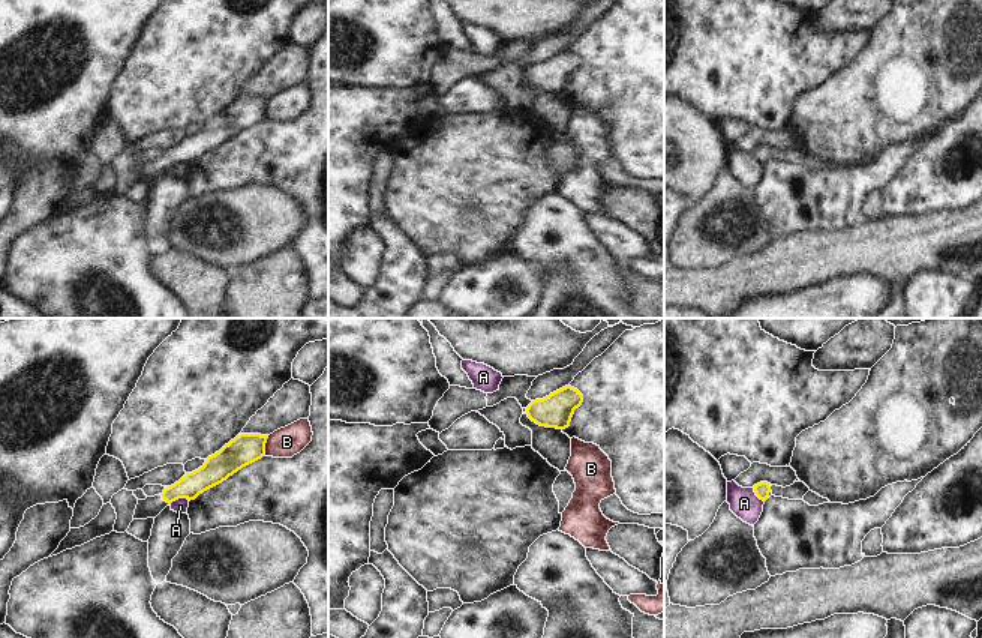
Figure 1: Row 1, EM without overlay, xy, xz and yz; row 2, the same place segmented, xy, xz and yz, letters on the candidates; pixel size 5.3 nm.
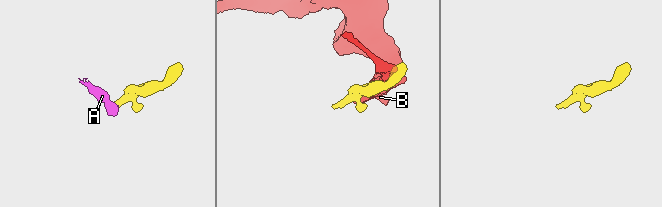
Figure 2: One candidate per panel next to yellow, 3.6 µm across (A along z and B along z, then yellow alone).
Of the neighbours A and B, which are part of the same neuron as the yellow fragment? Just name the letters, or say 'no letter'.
no letter

